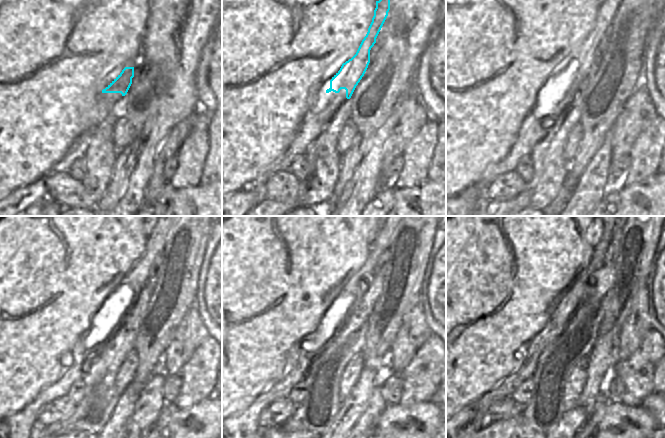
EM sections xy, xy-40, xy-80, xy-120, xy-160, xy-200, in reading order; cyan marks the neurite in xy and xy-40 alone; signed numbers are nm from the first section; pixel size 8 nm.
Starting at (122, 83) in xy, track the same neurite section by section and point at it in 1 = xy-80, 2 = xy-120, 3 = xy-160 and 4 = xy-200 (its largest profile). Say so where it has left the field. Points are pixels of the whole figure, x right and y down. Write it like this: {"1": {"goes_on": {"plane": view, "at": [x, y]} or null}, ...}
{"1": {"goes_on": {"plane": "xy-80", "at": [575, 72]}}, "2": {"goes_on": {"plane": "xy-120", "at": [126, 296]}}, "3": {"goes_on": {"plane": "xy-160", "at": [350, 297]}}, "4": {"goes_on": {"plane": "xy-200", "at": [469, 419]}}}

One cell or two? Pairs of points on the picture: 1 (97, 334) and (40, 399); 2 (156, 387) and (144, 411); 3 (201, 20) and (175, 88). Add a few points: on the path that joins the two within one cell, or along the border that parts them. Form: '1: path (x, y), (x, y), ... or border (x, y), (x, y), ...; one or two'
1: path (82, 352), (82, 358), (77, 368), (58, 387); one
2: path (152, 393), (149, 405); one
3: path (184, 37), (183, 67), (180, 71); one

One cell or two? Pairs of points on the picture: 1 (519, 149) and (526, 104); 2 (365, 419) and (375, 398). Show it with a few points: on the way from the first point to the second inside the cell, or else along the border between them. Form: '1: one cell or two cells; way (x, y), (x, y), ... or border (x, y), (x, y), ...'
1: two cells; border (537, 111), (528, 118), (520, 135), (510, 149)
2: one cell; way (370, 414), (374, 410), (375, 403)

